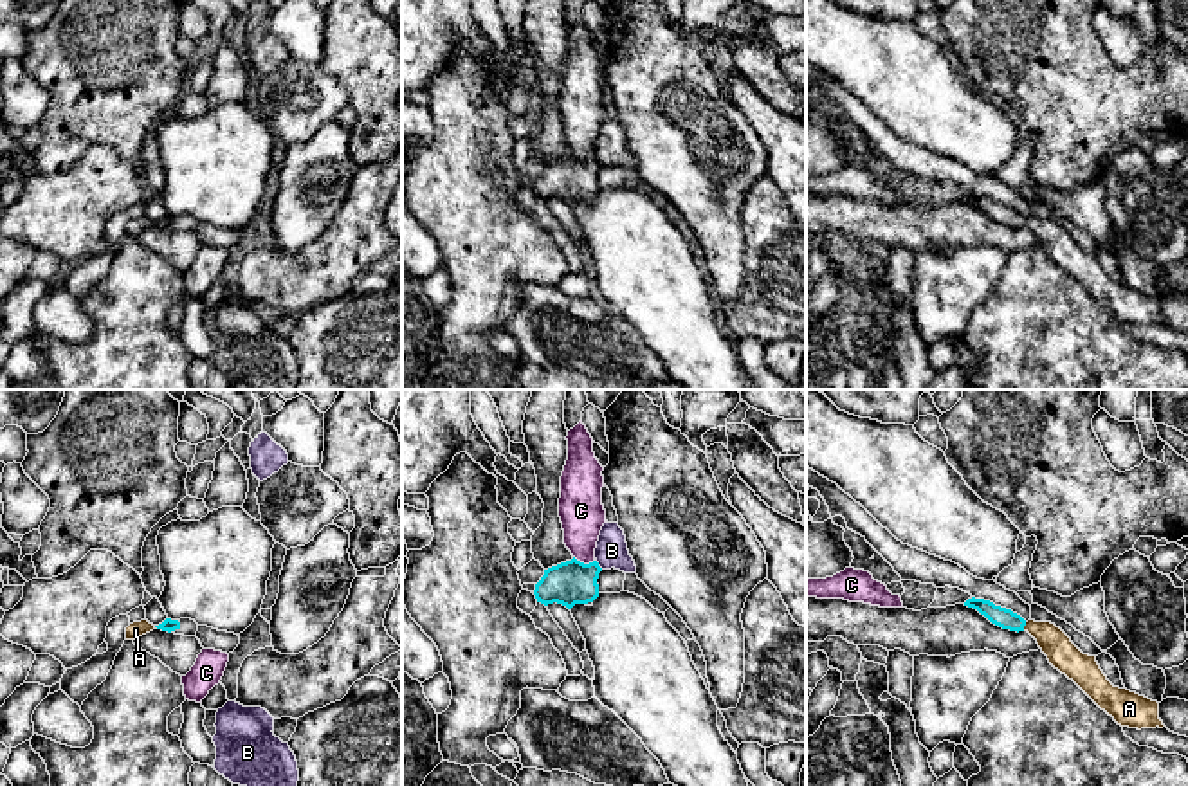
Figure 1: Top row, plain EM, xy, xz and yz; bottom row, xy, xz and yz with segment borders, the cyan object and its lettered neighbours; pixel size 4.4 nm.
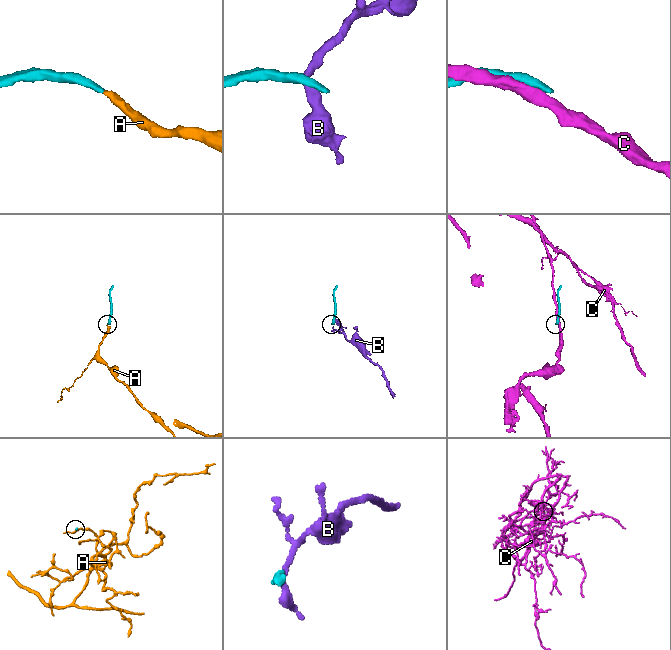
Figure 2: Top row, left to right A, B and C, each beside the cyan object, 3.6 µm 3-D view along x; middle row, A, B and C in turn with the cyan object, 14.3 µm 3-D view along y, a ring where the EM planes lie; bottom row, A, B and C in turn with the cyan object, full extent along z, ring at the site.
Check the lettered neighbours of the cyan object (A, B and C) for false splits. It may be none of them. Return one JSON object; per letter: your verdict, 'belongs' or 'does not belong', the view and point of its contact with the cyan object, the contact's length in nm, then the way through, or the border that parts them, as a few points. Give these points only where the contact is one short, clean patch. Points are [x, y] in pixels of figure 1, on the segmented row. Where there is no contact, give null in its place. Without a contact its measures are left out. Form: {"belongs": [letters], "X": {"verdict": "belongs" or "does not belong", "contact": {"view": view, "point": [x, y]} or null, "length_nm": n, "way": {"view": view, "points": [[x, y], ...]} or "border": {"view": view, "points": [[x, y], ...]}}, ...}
{"belongs": ["A"], "A": {"verdict": "belongs", "contact": {"view": "yz", "point": [1024, 624]}, "length_nm": 40}, "B": {"verdict": "does not belong", "contact": {"view": "xz", "point": [597, 565]}, "length_nm": 50, "border": {"view": "xz", "points": [[595, 561], [603, 568]]}}, "C": {"verdict": "does not belong", "contact": {"view": "xz", "point": [583, 563]}, "length_nm": 110}}

